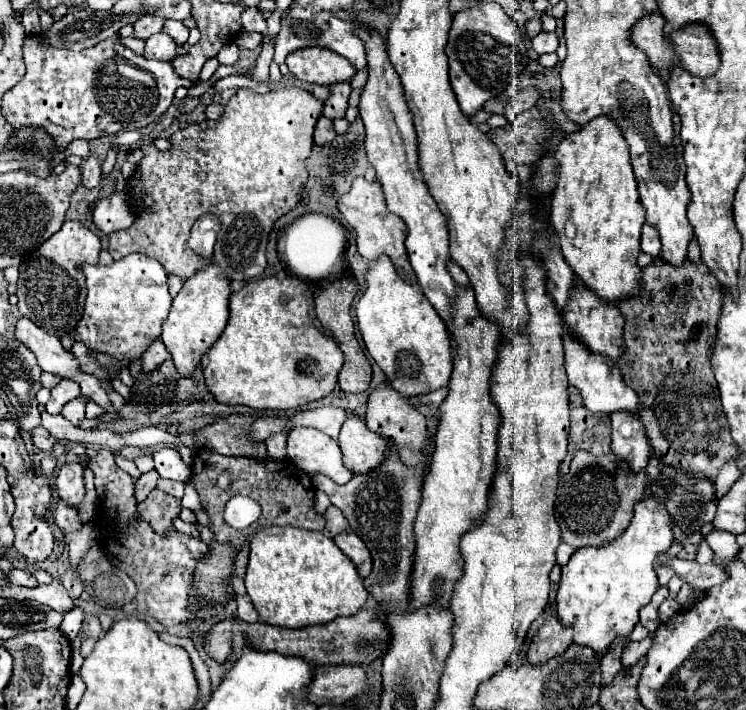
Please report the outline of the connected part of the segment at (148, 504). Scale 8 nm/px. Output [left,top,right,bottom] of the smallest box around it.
[137,488,181,534]

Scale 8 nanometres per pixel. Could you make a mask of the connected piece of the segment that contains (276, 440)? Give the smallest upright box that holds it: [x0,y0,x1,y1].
[265,434,285,458]

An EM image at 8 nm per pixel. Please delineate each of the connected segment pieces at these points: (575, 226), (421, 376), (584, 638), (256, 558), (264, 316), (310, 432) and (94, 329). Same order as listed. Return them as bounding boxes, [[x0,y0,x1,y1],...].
[[549,116,643,300],[355,254,453,398],[557,480,675,654],[245,526,369,628],[203,276,343,410],[287,428,353,485],[77,254,171,360]]

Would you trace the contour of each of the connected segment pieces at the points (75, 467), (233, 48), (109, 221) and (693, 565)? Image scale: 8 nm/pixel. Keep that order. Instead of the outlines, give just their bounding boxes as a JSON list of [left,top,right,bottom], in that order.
[[55,462,85,506],[217,42,239,64],[93,194,135,232],[667,558,729,590]]

